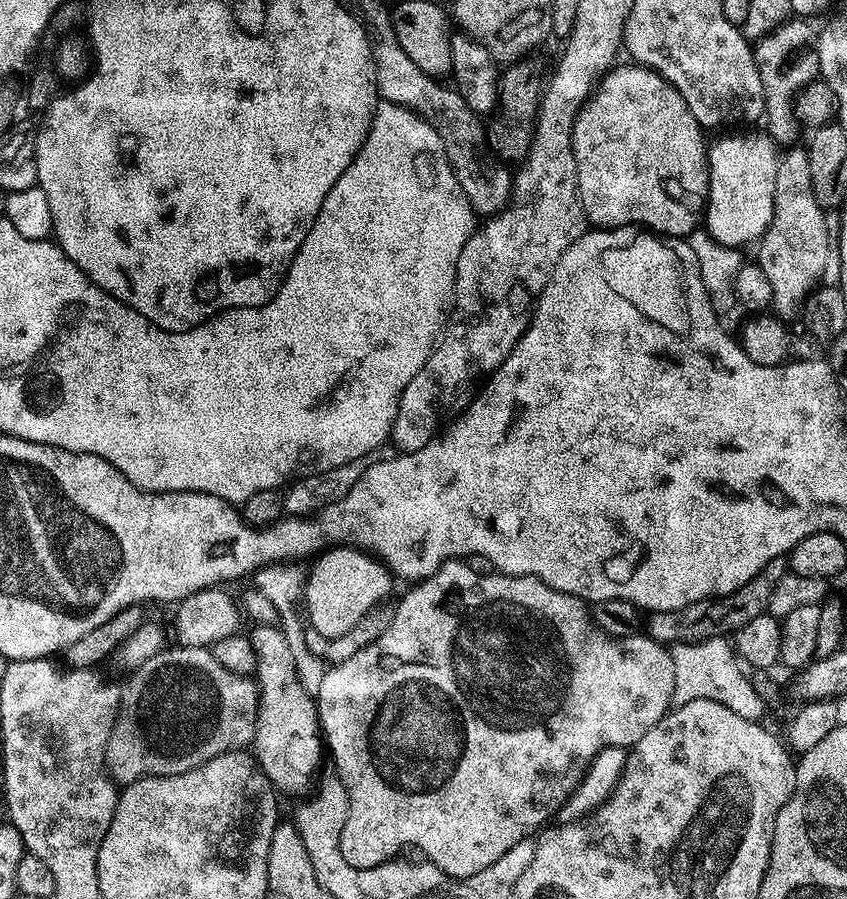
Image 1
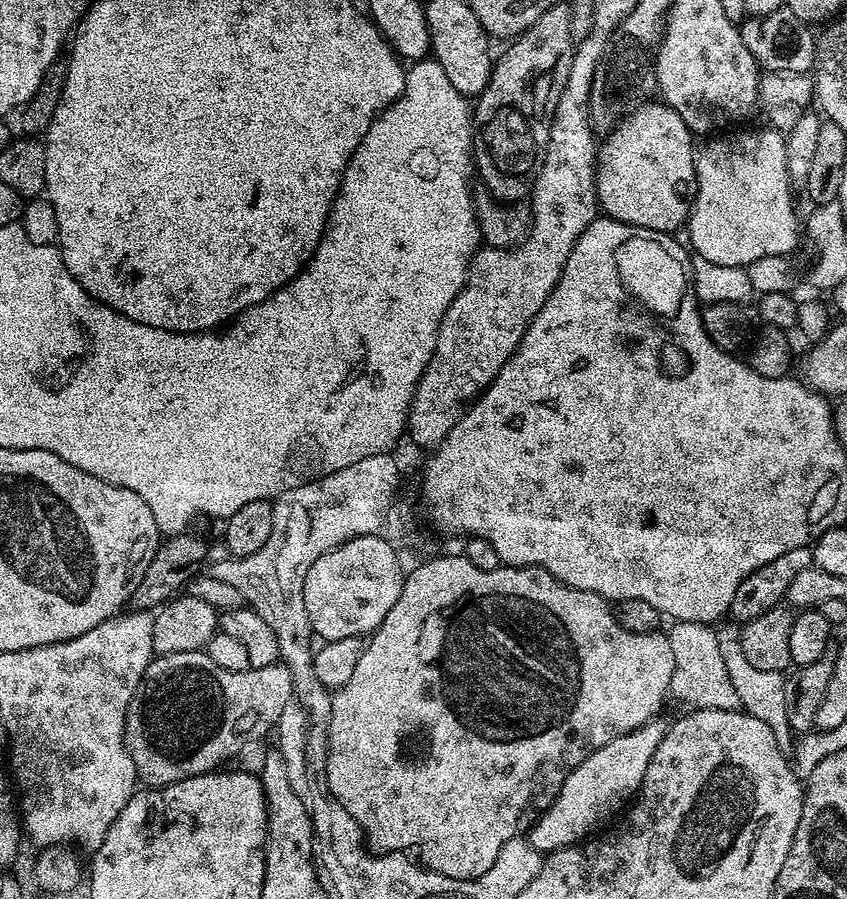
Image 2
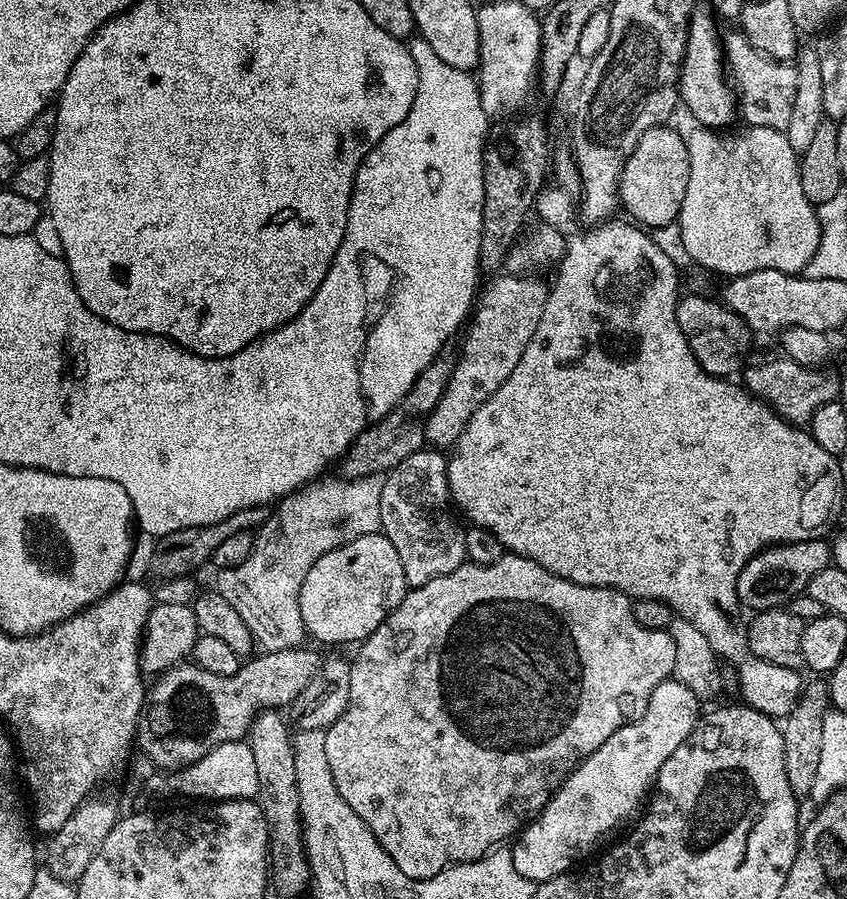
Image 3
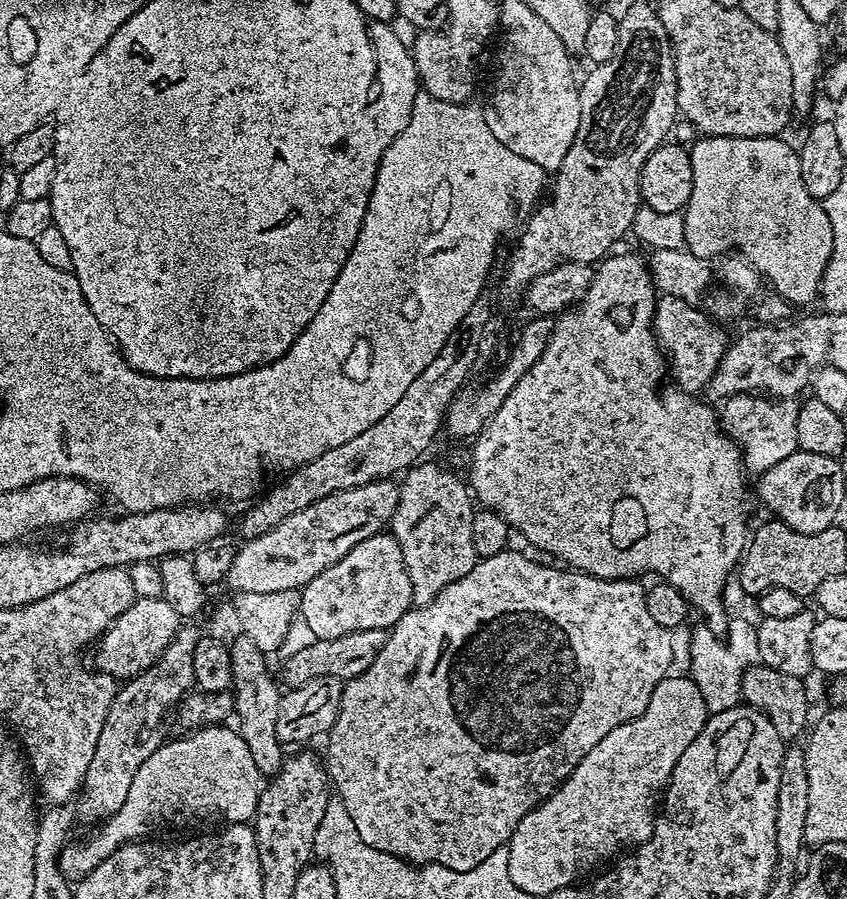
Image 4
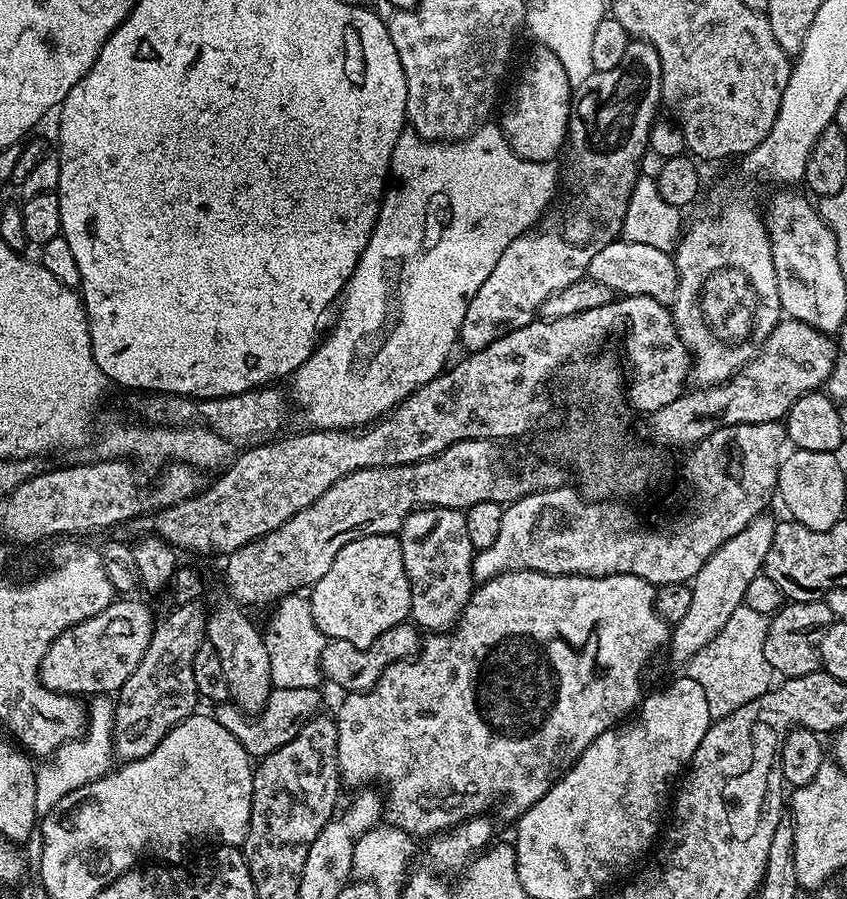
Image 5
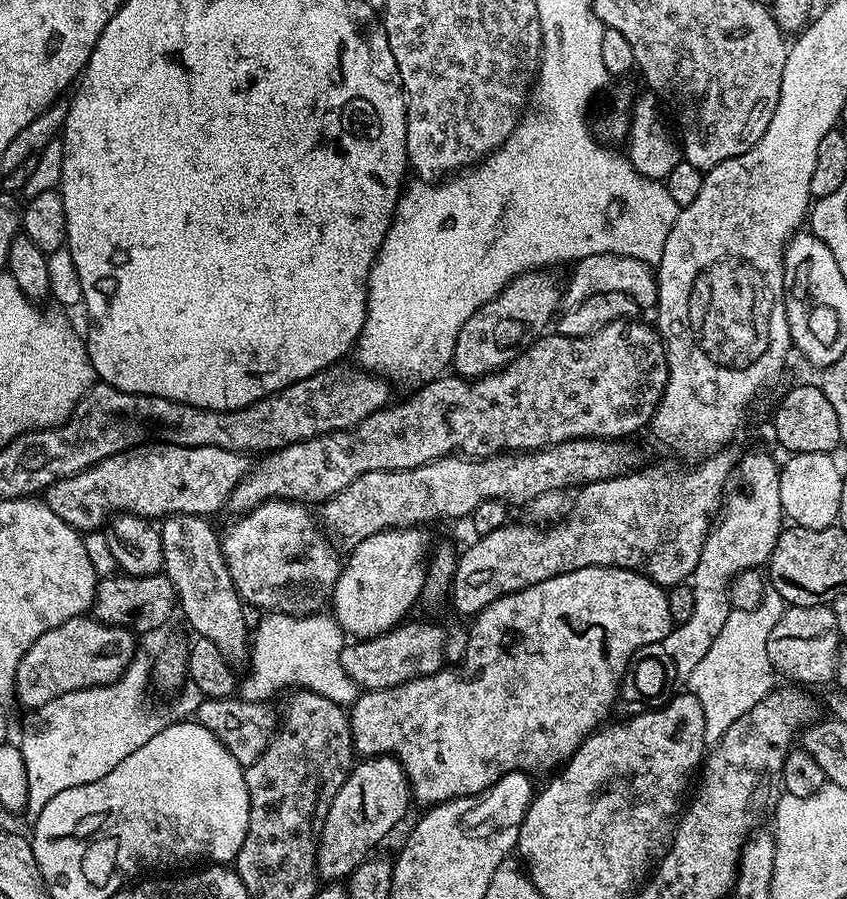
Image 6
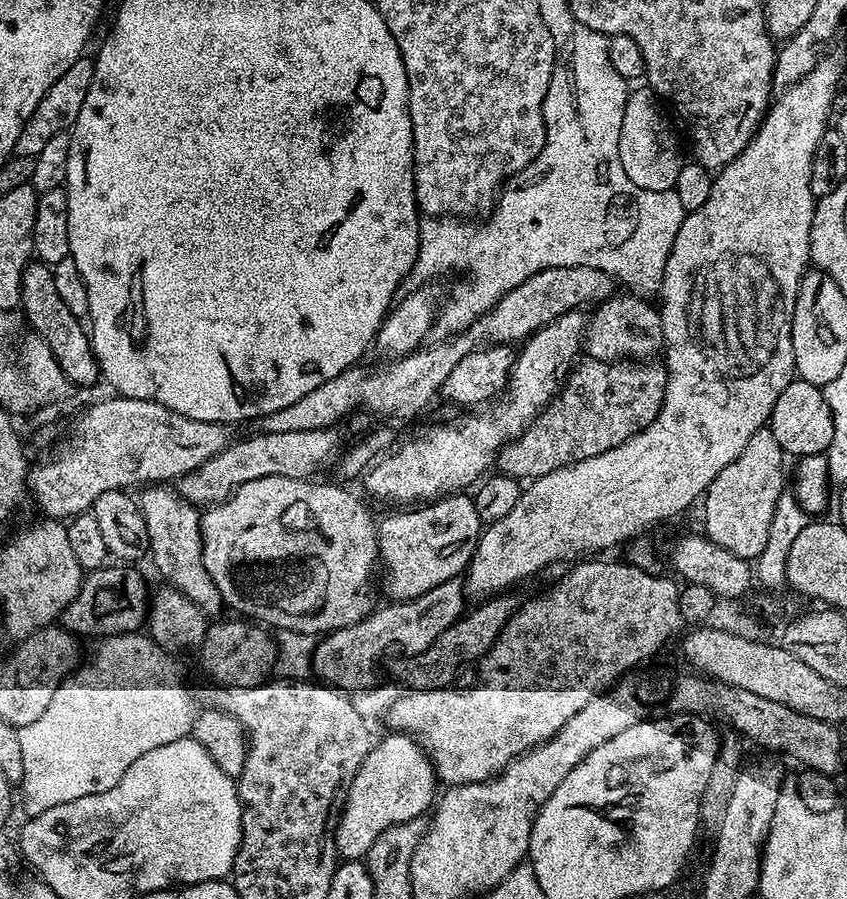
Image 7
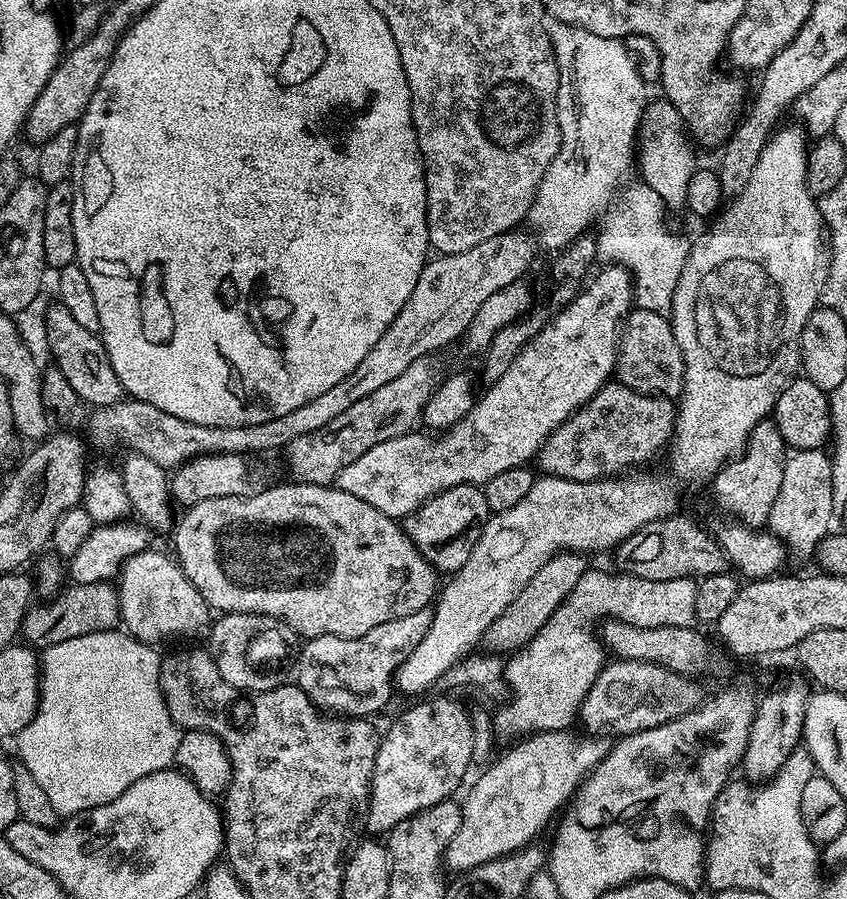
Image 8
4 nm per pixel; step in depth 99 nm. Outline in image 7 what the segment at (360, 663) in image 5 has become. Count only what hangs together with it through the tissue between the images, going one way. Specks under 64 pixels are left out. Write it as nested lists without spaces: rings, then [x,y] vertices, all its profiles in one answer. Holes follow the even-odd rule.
[[[496,594],[485,599],[481,608],[476,608],[472,613],[461,615],[459,620],[443,632],[426,650],[422,650],[413,656],[405,655],[404,660],[396,660],[392,664],[392,672],[397,681],[405,689],[414,692],[425,692],[435,688],[447,688],[452,680],[467,664],[475,665],[490,646],[498,638],[498,634],[506,626],[506,622],[512,617],[518,607],[518,600],[508,596],[512,594]]]

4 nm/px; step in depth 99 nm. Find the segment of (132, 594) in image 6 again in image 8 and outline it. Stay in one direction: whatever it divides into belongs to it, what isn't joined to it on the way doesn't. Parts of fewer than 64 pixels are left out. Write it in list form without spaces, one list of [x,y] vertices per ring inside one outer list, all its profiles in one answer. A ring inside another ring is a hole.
[[[73,583],[66,588],[47,599],[50,601],[33,605],[24,616],[21,633],[29,645],[45,648],[85,634],[113,631],[117,627],[121,617],[117,587],[113,583]]]

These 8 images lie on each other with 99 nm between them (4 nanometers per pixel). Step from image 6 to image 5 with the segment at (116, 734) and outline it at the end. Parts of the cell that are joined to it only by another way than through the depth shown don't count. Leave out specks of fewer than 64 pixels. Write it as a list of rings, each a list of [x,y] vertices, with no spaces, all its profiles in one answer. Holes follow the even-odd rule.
[[[96,698],[87,705],[86,727],[82,735],[74,740],[68,740],[57,752],[43,761],[44,765],[36,768],[36,779],[40,782],[40,810],[37,817],[42,818],[66,794],[78,790],[95,780],[103,780],[108,775],[114,749],[112,747],[112,710],[111,703],[103,704],[103,699]],[[92,704],[92,705],[91,705]]]

